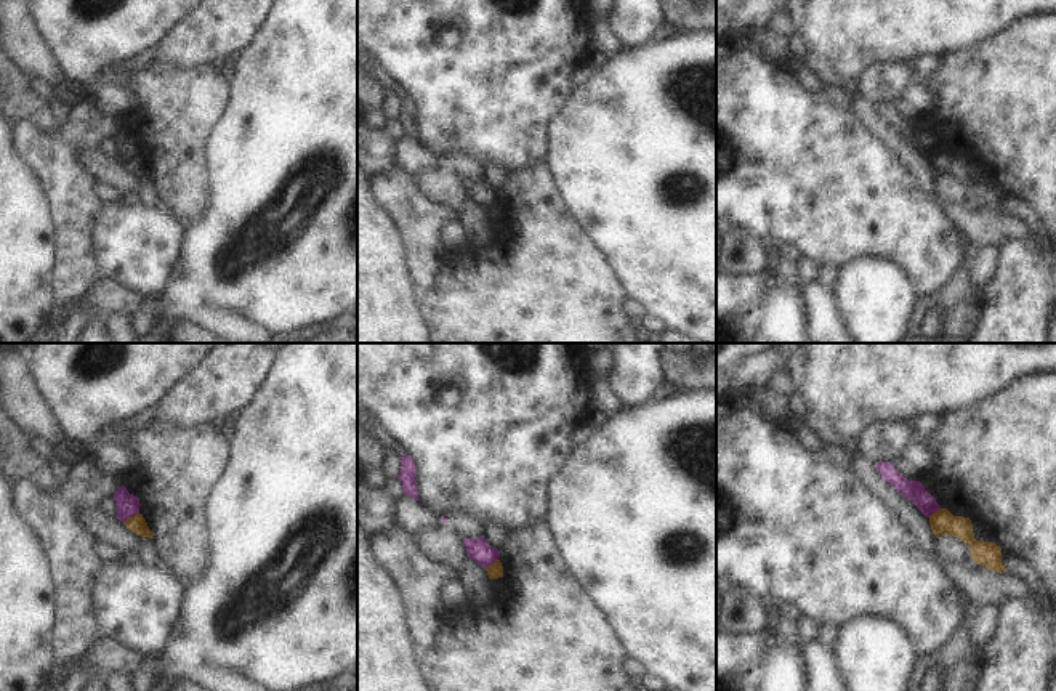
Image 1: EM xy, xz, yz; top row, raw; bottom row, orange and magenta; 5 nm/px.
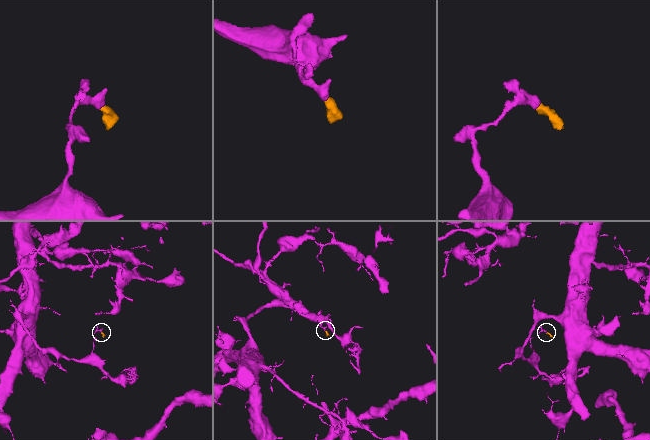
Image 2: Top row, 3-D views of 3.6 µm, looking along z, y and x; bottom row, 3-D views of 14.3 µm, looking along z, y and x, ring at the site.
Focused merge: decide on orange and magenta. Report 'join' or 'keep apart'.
keep apart

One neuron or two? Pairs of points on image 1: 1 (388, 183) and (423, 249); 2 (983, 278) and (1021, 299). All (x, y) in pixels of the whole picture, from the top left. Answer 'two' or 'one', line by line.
1: one
2: two

